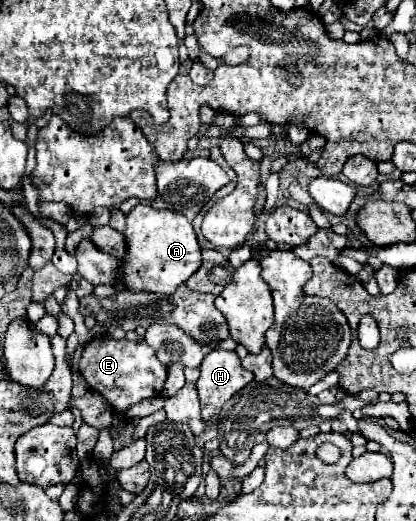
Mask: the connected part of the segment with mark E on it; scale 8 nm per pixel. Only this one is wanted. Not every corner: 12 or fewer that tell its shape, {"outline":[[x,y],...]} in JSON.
{"outline":[[94,337],[80,373],[116,413],[160,395],[146,341]]}

